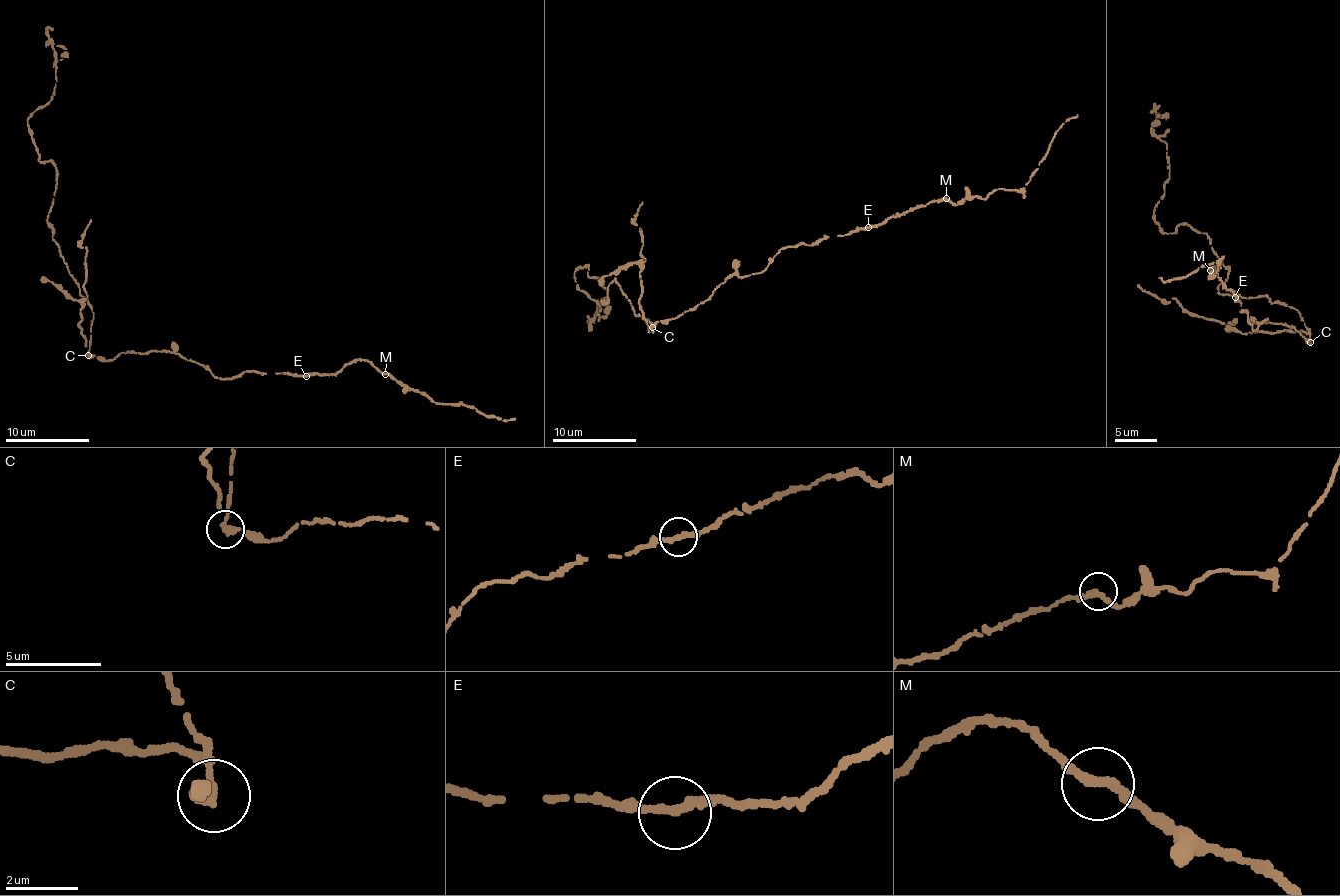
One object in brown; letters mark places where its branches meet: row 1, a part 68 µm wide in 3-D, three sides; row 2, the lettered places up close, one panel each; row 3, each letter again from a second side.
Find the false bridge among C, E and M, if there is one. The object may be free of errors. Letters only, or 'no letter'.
C

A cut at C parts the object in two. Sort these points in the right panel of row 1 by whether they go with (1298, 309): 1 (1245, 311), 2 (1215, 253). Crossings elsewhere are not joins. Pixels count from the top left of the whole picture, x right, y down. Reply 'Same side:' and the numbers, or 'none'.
Same side: 2

